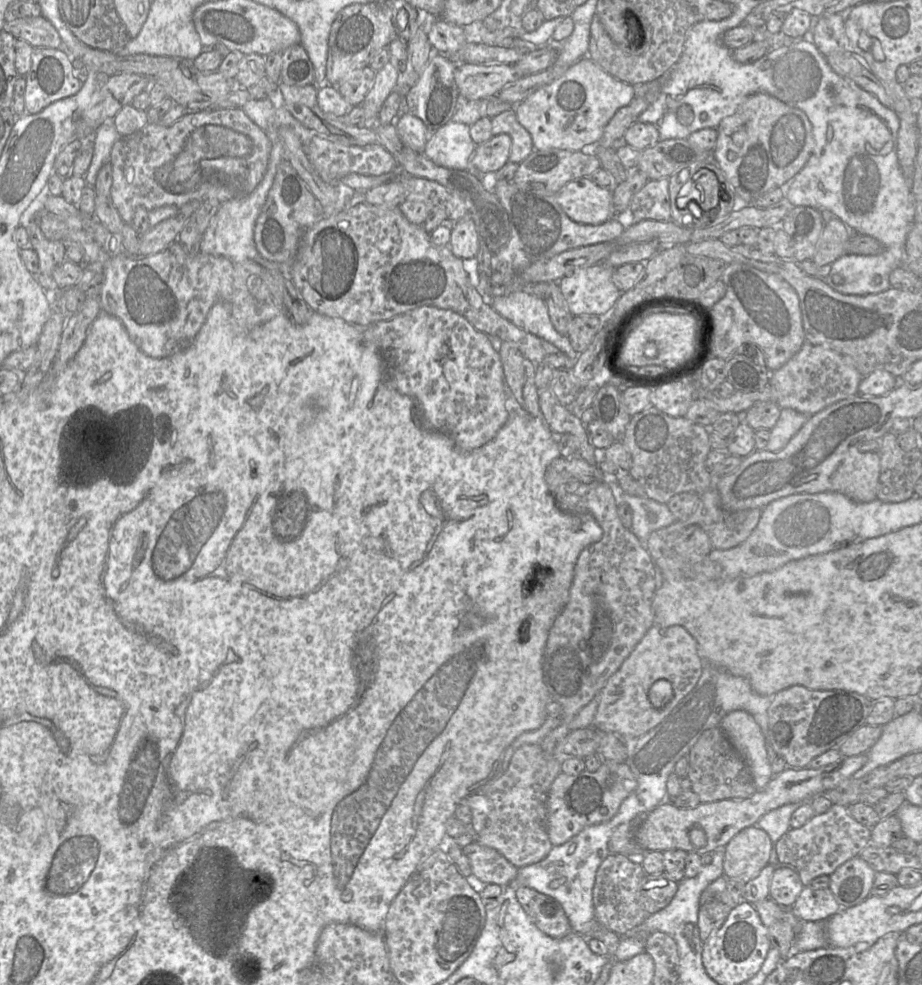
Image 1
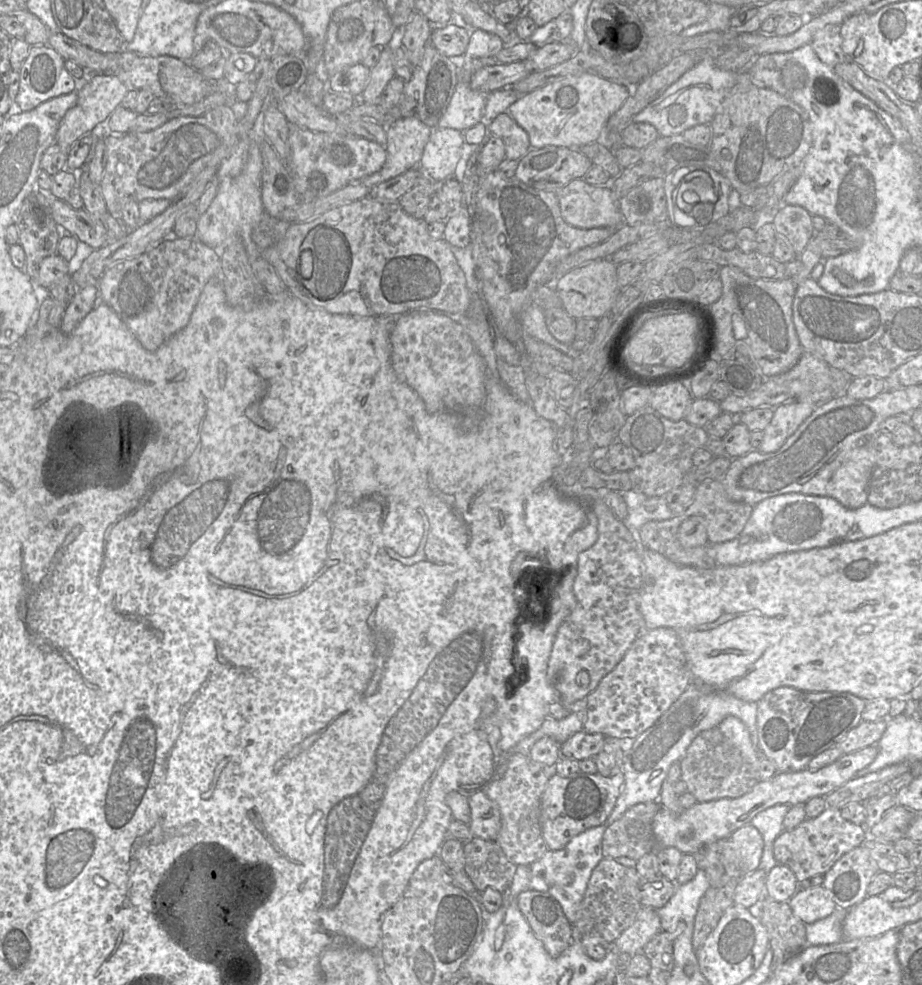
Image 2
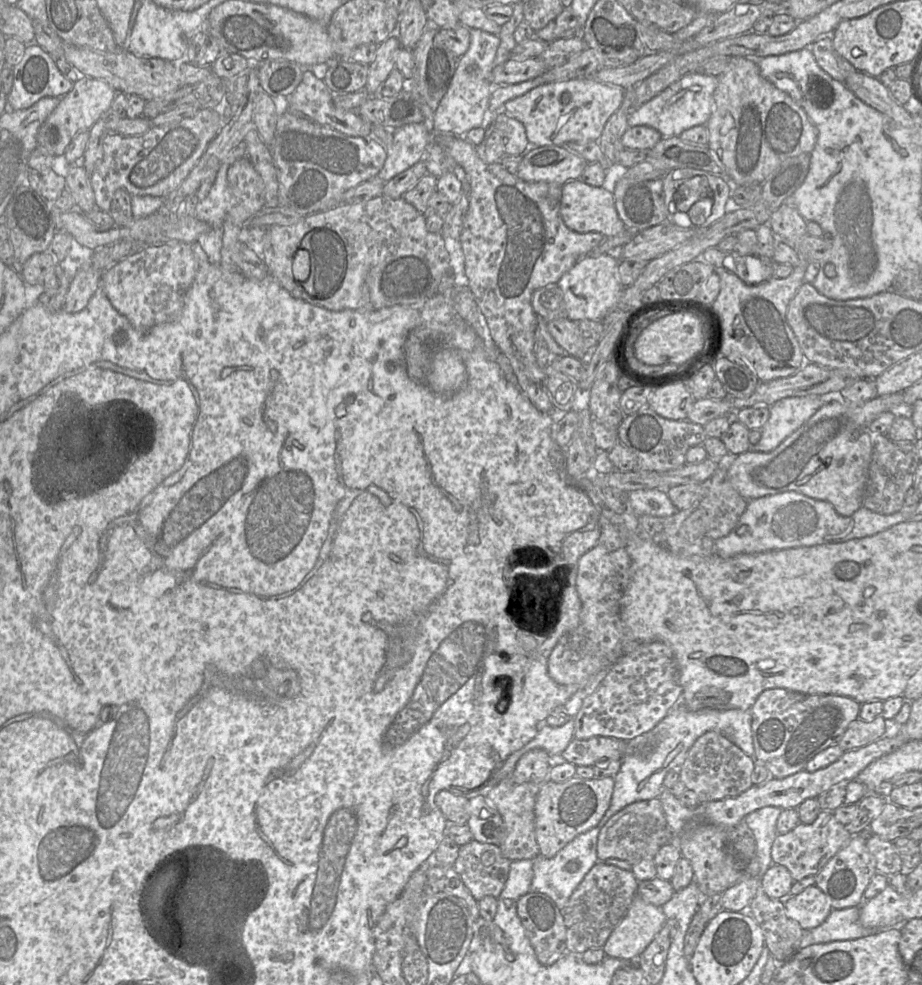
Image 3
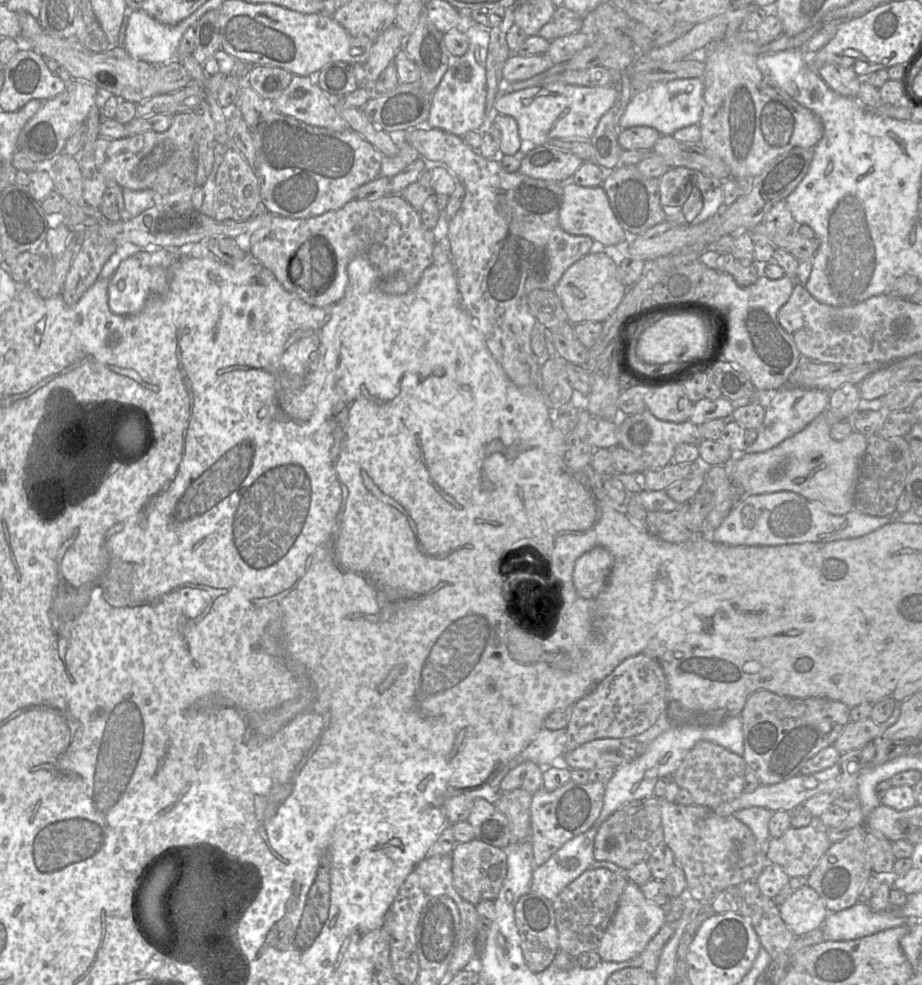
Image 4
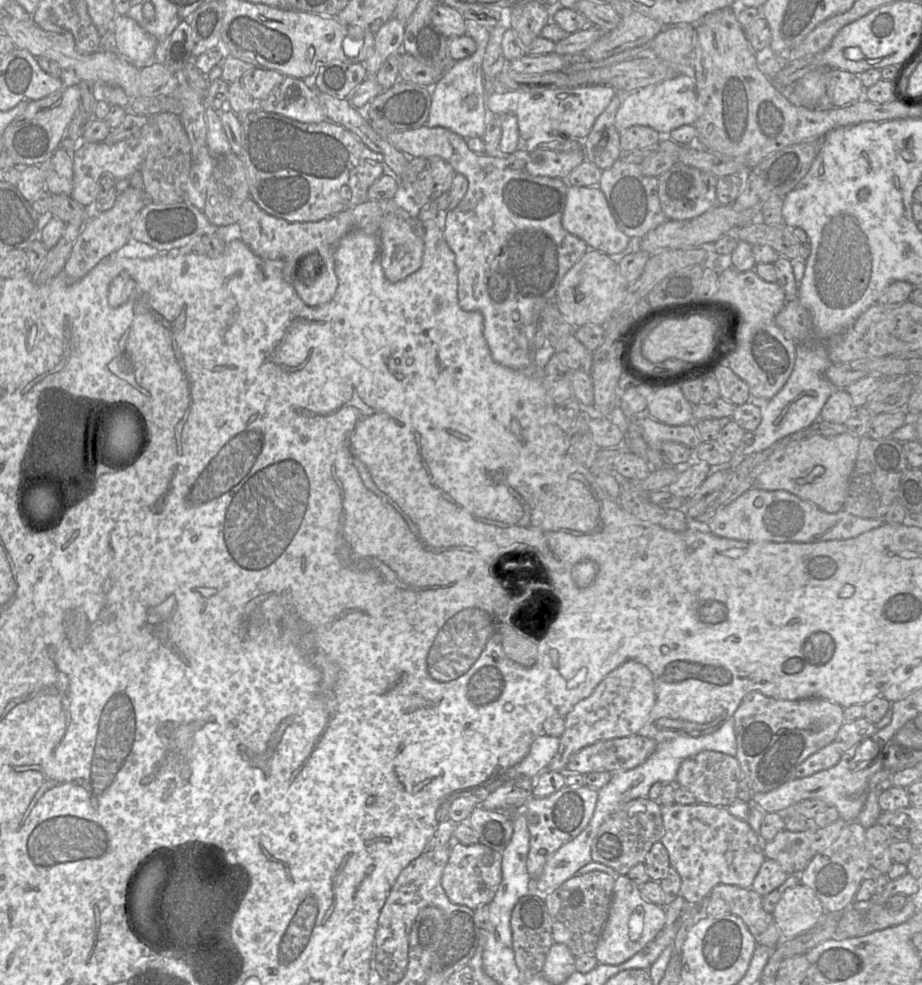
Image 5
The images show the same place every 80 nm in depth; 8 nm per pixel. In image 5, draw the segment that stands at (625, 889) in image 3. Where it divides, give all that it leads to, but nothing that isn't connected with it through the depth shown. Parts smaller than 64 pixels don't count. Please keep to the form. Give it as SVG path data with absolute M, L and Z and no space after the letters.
M593 871L574 876L548 894L545 904L551 919L554 943L566 945L575 957L592 955L608 919L615 879L605 872Z

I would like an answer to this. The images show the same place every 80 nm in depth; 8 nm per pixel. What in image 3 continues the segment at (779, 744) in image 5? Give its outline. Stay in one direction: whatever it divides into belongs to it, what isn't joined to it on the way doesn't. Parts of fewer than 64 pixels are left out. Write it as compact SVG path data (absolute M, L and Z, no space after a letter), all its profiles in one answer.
M784 688L764 690L750 708L755 761L762 763L773 778L784 778L803 770L818 753L830 746L838 745L850 723L859 718L860 707L860 703L846 696L803 694Z

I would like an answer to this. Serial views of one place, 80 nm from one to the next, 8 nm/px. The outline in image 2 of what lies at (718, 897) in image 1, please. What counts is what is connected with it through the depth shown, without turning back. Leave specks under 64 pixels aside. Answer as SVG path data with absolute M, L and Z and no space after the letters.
M709 887L707 889L700 900L696 912L692 935L692 945L696 952L702 946L708 935L714 930L724 913L714 903L715 888Z

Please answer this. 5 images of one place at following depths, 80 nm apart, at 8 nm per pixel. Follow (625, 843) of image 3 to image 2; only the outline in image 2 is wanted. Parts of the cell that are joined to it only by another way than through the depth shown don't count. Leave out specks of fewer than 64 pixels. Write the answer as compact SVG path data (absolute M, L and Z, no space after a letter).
M659 801L639 803L629 808L604 832L604 858L628 857L638 861L660 848L653 835L652 822L661 808Z

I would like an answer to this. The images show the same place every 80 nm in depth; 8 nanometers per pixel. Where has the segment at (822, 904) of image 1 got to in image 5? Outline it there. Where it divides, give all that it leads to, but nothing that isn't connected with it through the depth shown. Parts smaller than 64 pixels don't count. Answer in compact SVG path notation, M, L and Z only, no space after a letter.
M799 883L783 892L772 915L782 939L787 939L813 928L824 912L815 892Z

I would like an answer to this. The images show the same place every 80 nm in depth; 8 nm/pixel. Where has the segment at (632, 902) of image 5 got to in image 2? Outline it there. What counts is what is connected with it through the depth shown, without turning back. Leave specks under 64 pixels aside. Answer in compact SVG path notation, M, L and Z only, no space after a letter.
M642 906L634 923L613 942L612 949L633 956L641 952L660 931L661 922L657 910Z

